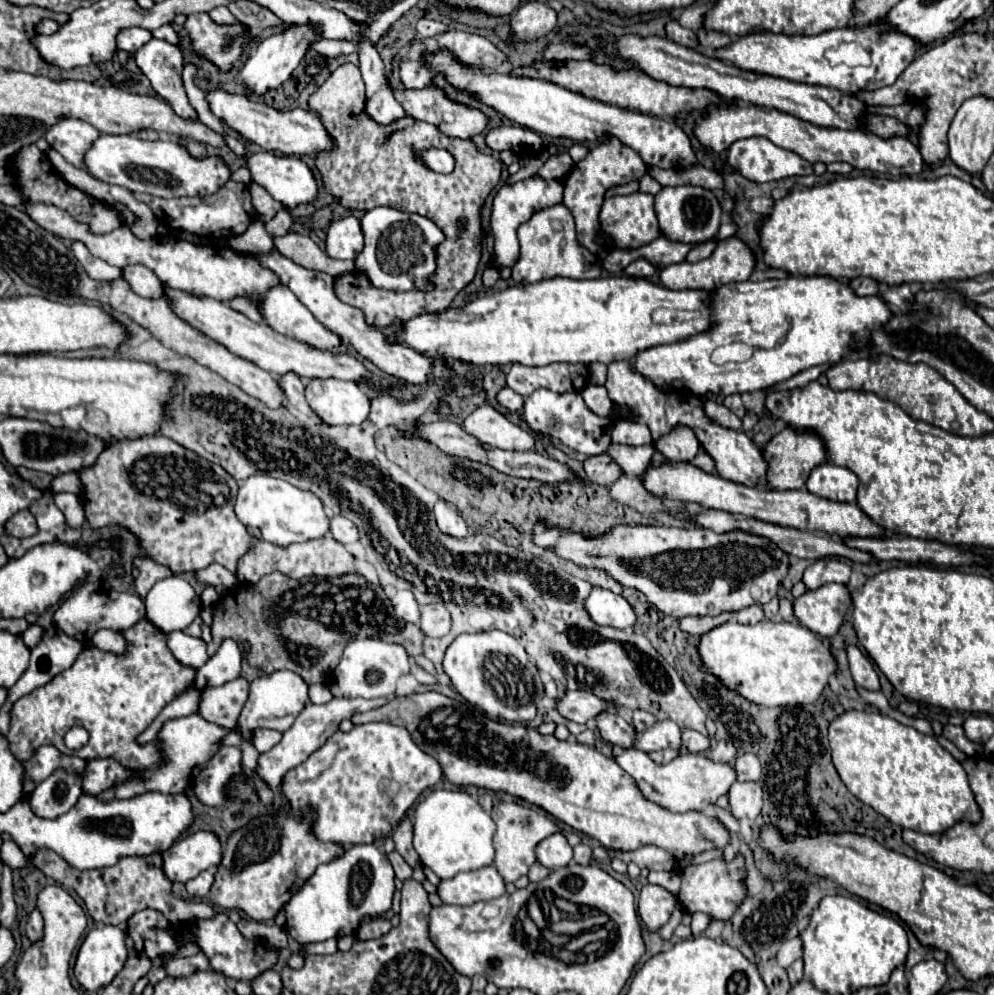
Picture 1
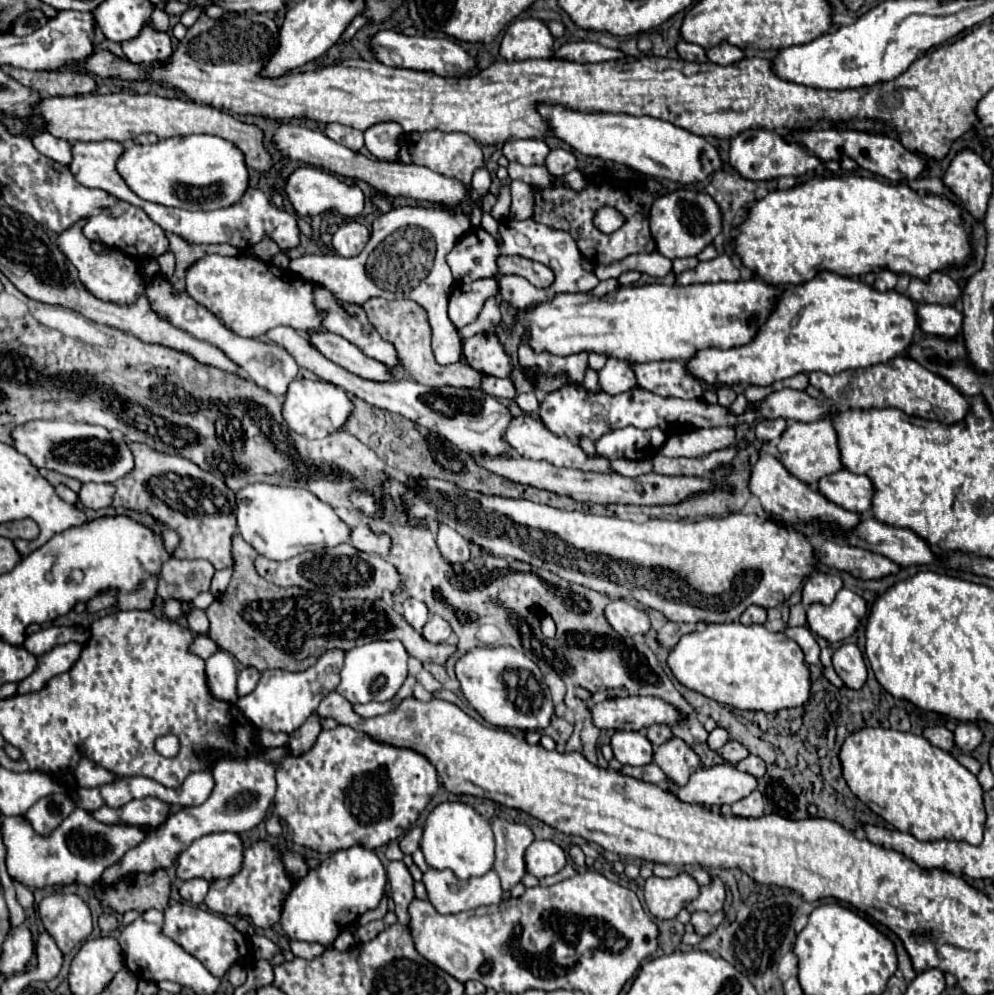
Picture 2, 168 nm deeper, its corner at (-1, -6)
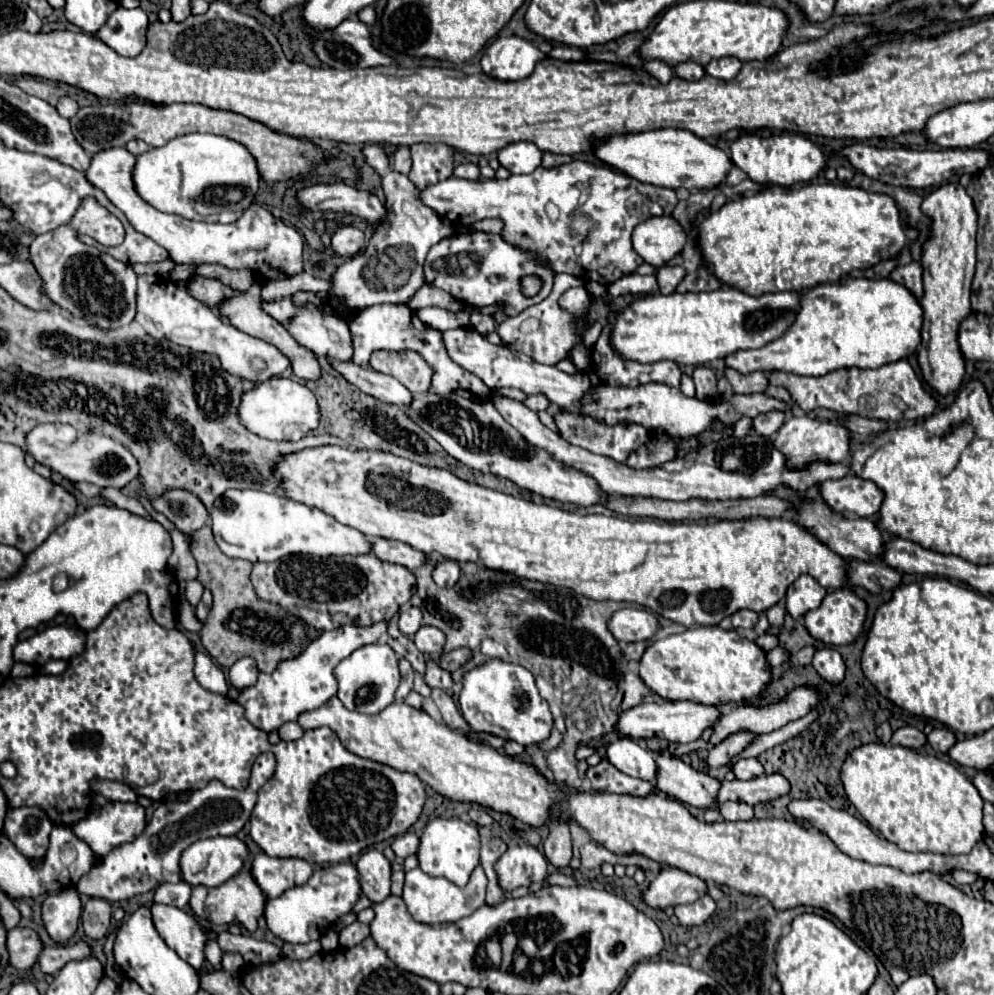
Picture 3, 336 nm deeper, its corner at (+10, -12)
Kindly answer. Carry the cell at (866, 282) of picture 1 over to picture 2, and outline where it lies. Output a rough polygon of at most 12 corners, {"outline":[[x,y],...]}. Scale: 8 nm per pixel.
{"outline":[[892,270],[866,274],[870,286],[878,290],[892,290],[898,274]]}

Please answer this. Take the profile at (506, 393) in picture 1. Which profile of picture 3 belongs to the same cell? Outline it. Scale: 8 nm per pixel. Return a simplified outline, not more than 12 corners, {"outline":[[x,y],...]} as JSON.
{"outline":[[541,394],[523,400],[529,410],[541,412],[549,408],[549,400]]}

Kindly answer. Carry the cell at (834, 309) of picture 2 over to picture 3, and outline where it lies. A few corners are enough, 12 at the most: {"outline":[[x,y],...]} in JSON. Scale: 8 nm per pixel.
{"outline":[[889,278],[801,296],[793,324],[723,358],[739,374],[879,368],[921,342]]}

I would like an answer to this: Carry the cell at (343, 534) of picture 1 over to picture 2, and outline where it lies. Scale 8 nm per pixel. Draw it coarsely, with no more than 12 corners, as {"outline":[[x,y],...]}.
{"outline":[[366,524],[352,528],[352,546],[388,556],[392,540]]}

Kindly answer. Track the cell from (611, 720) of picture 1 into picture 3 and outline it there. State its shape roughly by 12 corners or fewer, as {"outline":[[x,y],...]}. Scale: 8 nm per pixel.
{"outline":[[631,738],[611,742],[605,758],[633,778],[653,782],[651,752]]}

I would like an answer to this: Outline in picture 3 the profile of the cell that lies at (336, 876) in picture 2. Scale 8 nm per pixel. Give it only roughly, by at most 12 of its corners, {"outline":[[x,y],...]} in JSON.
{"outline":[[355,864],[317,868],[267,900],[283,942],[319,940],[363,890]]}

